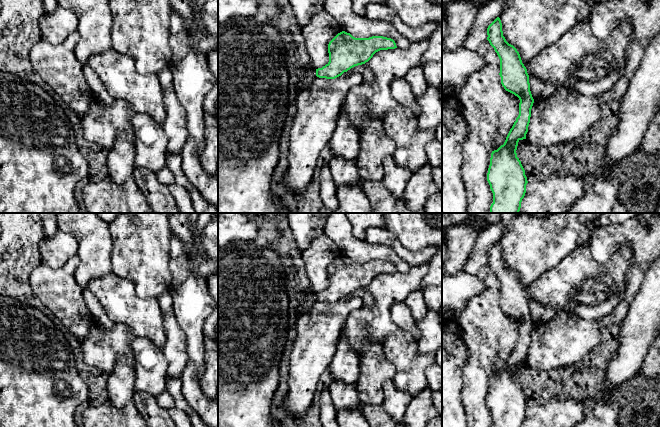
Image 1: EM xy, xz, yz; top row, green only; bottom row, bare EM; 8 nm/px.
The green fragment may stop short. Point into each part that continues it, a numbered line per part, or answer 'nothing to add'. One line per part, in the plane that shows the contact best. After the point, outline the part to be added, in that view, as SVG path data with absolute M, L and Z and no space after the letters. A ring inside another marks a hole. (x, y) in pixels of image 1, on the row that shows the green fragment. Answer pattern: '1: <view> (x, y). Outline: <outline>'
nothing to add

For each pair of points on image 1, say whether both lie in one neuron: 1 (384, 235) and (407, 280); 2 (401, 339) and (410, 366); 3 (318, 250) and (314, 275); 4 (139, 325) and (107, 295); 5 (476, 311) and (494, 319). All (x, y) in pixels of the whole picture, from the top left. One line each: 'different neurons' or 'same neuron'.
1: different neurons
2: same neuron
3: same neuron
4: same neuron
5: same neuron

